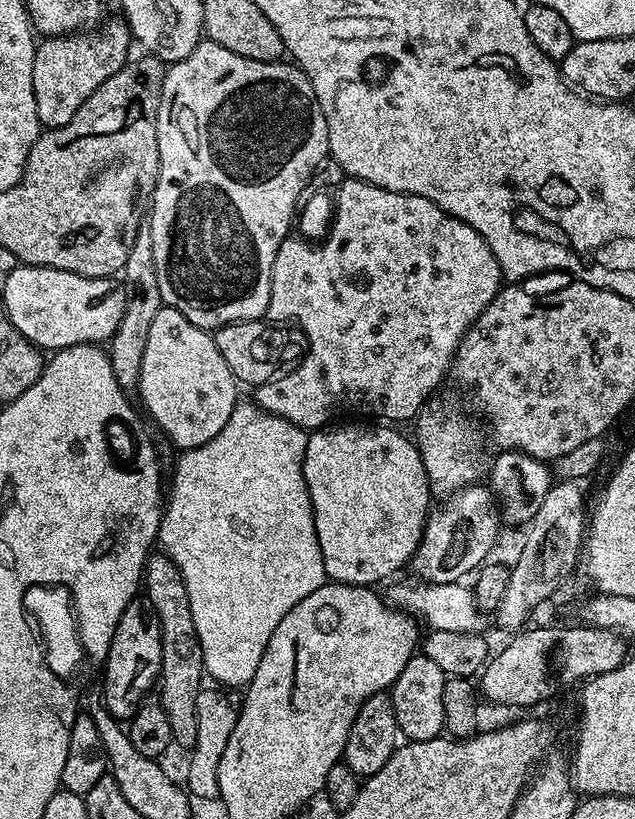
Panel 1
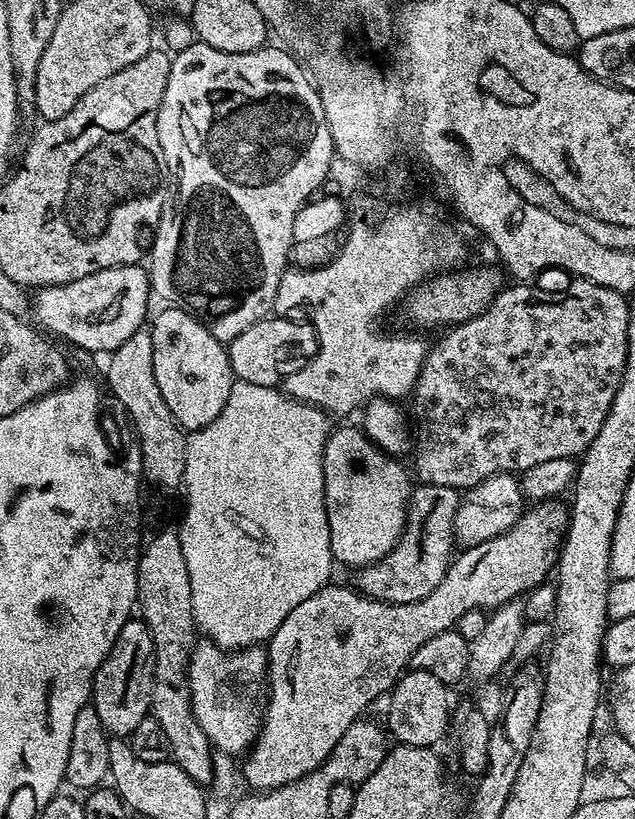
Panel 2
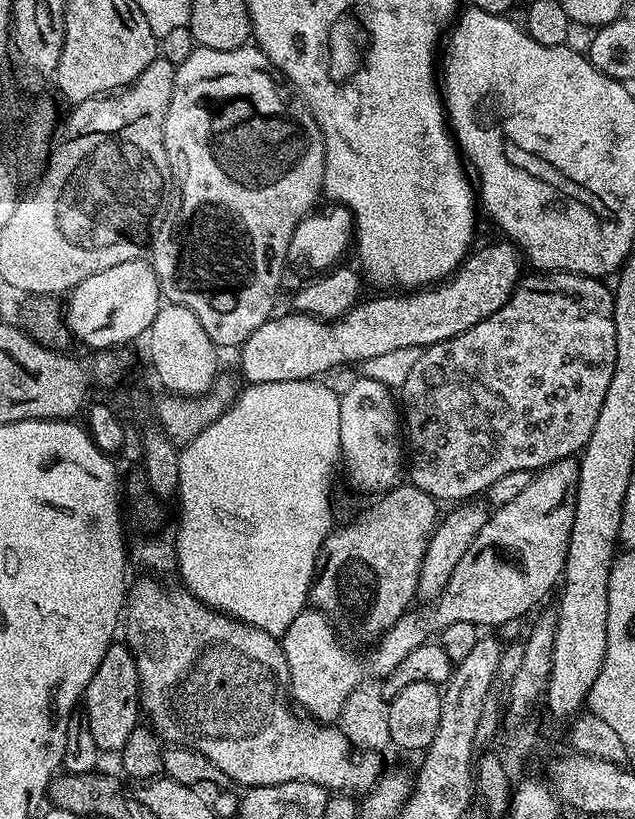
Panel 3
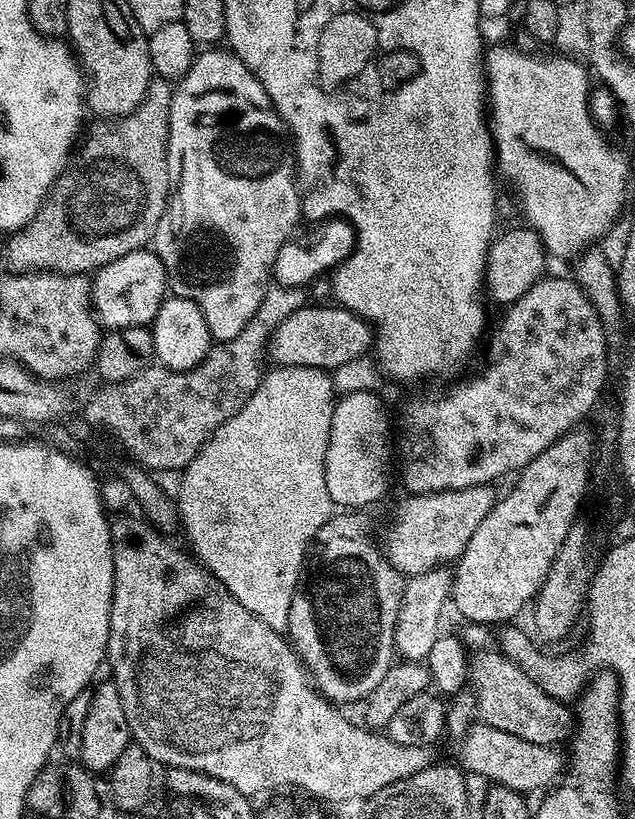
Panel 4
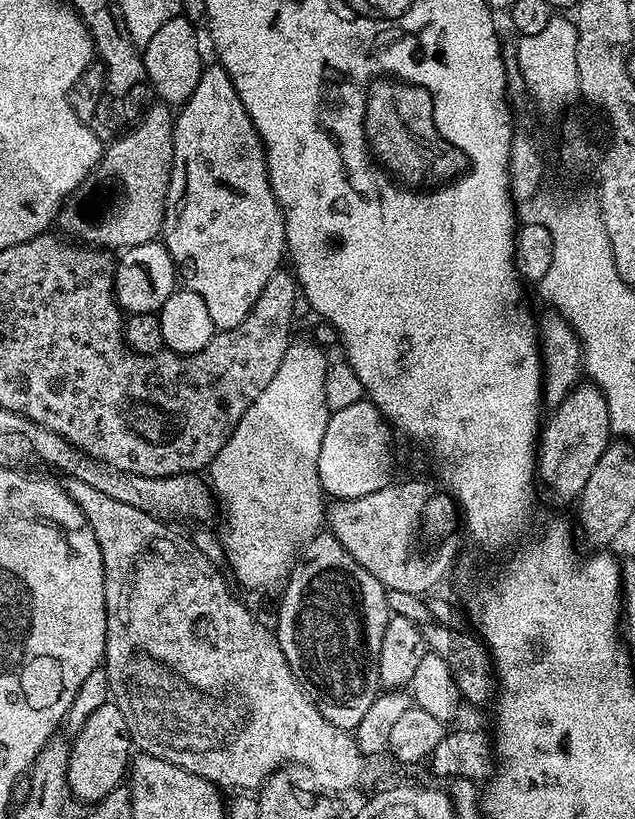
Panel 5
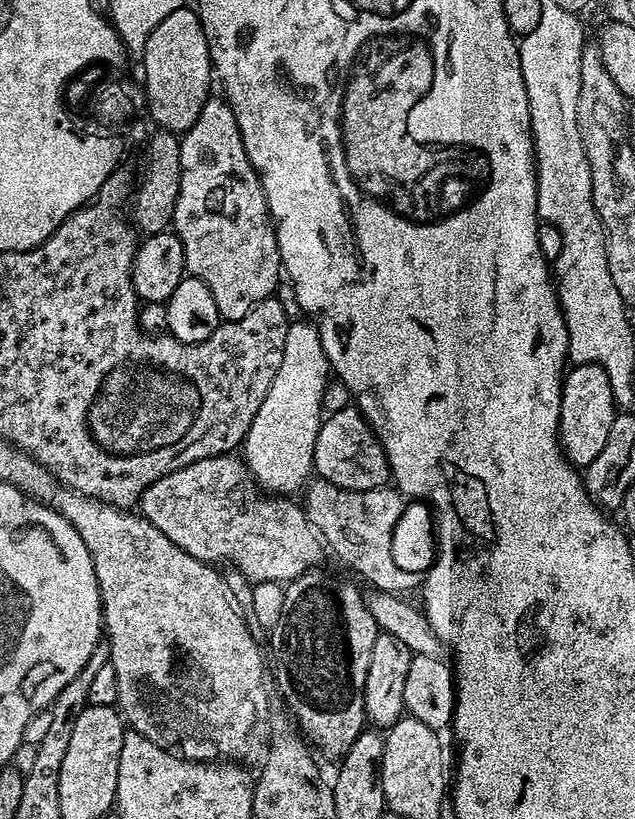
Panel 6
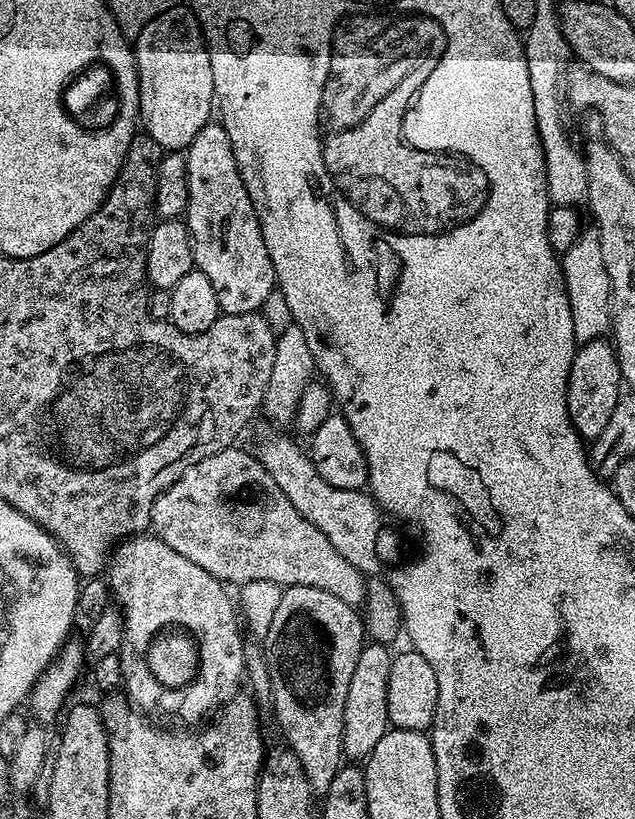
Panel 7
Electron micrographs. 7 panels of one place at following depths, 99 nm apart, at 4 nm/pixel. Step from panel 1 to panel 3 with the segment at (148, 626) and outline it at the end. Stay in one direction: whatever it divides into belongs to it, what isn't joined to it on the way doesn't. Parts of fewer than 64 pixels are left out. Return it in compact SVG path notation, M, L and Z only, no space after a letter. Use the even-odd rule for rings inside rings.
M113 642L106 650L106 658L94 670L94 678L86 686L82 697L82 710L87 714L90 730L94 733L94 742L98 742L101 753L119 753L130 738L130 730L141 723L140 679L138 666L127 643Z

